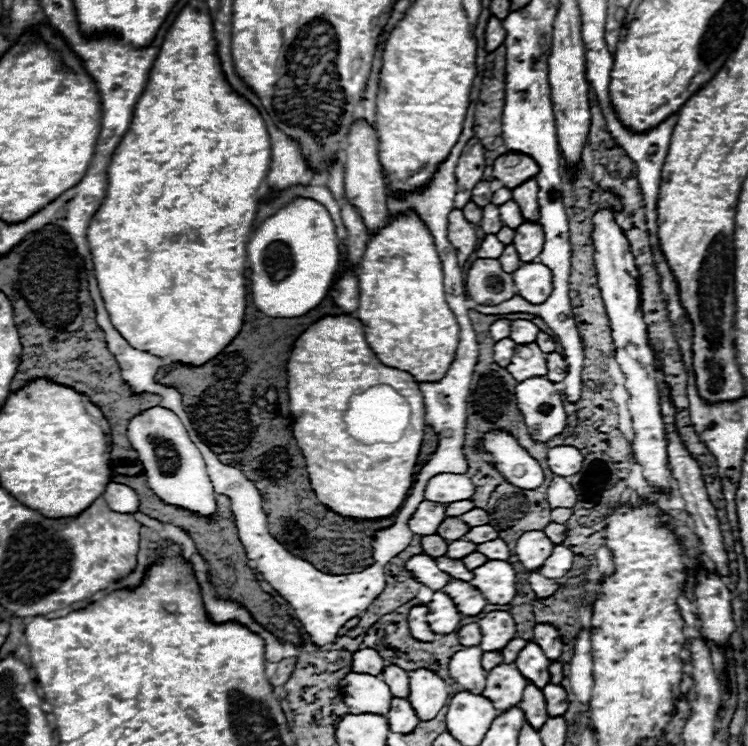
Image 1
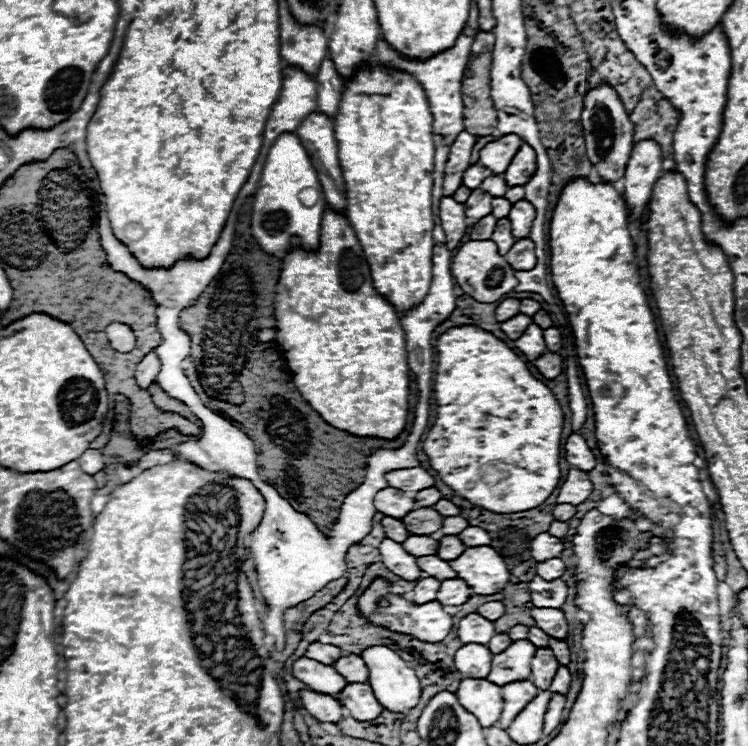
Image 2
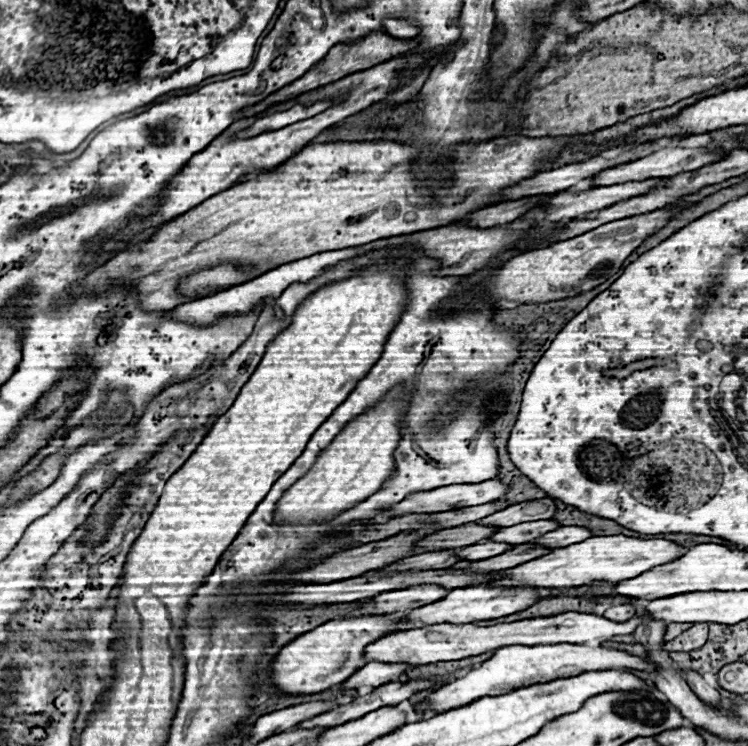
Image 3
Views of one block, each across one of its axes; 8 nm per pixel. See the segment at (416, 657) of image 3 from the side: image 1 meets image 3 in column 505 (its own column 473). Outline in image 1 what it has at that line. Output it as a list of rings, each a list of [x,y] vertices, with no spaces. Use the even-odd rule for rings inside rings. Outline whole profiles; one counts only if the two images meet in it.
[[[466,624],[458,630],[458,638],[462,646],[478,646],[482,640],[482,632],[478,628],[478,624]]]

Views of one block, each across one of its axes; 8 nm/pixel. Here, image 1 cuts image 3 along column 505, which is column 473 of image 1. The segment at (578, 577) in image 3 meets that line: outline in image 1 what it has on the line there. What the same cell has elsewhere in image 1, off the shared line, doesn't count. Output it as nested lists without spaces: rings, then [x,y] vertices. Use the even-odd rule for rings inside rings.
[[[488,560],[472,572],[472,586],[476,586],[490,604],[508,604],[516,596],[516,572],[508,562]]]

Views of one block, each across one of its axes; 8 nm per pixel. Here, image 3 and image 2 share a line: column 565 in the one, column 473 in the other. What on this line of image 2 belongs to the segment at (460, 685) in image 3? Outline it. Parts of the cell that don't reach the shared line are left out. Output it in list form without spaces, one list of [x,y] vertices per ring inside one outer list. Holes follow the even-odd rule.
[[[464,644],[454,654],[454,666],[458,672],[470,678],[486,678],[490,672],[492,652],[482,644]]]

